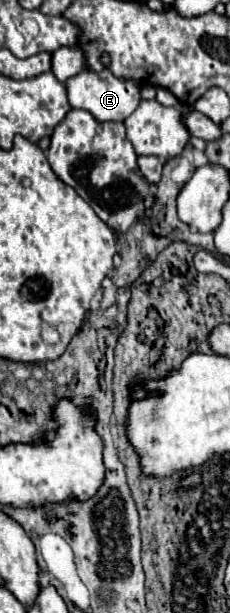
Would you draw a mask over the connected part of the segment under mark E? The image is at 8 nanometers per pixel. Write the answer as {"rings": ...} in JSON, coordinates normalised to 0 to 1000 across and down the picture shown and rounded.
{"rings":[[[374,113],[374,116],[339,119],[330,126],[304,126],[278,135],[278,142],[287,142],[304,175],[400,184],[400,191],[435,201],[539,197],[557,188],[574,188],[591,181],[591,171],[609,168],[609,139],[591,139],[591,132],[530,132],[530,129],[496,126],[470,113],[452,113],[435,119],[400,119]]]}

